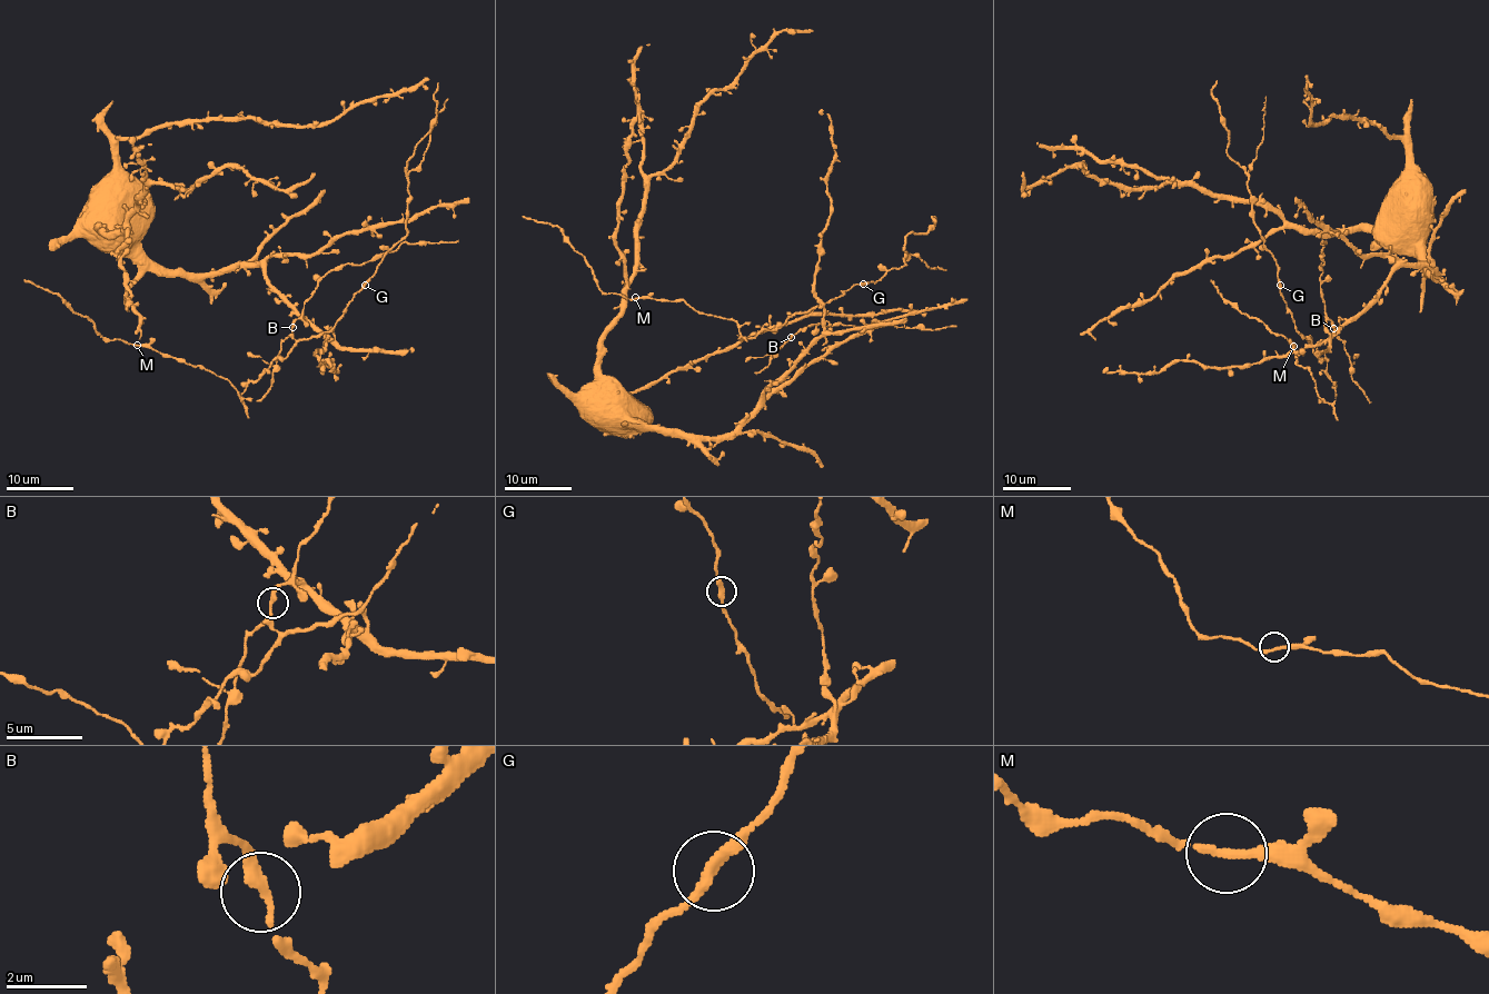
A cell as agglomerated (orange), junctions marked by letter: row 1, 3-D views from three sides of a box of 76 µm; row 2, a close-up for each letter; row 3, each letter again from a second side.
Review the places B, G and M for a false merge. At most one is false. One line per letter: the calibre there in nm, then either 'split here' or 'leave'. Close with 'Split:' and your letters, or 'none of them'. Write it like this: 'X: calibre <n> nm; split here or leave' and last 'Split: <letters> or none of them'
B: calibre 240 nm; leave
G: calibre 300 nm; leave
M: calibre 200 nm; leave
Split: none of them

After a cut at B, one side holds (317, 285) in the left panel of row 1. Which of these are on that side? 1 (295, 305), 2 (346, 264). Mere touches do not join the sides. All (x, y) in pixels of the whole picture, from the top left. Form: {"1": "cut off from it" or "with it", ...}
{"1": "cut off from it", "2": "with it"}

